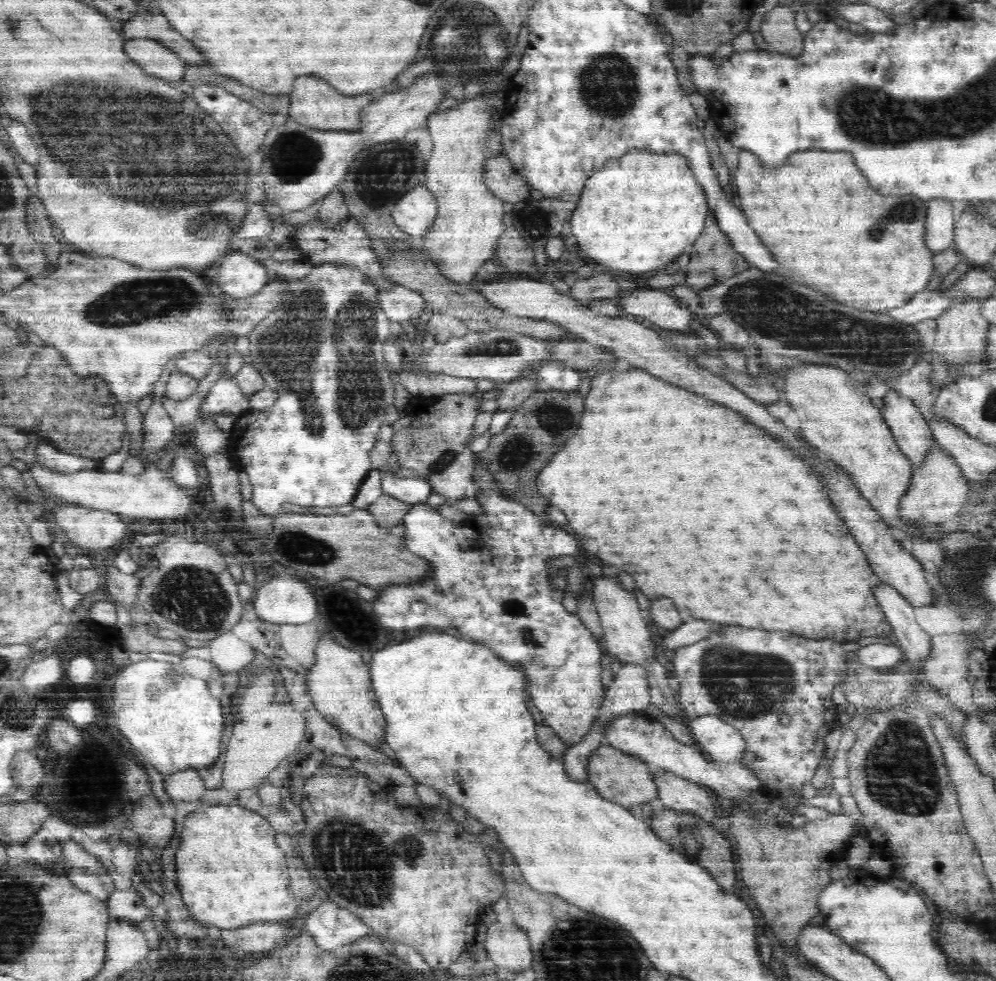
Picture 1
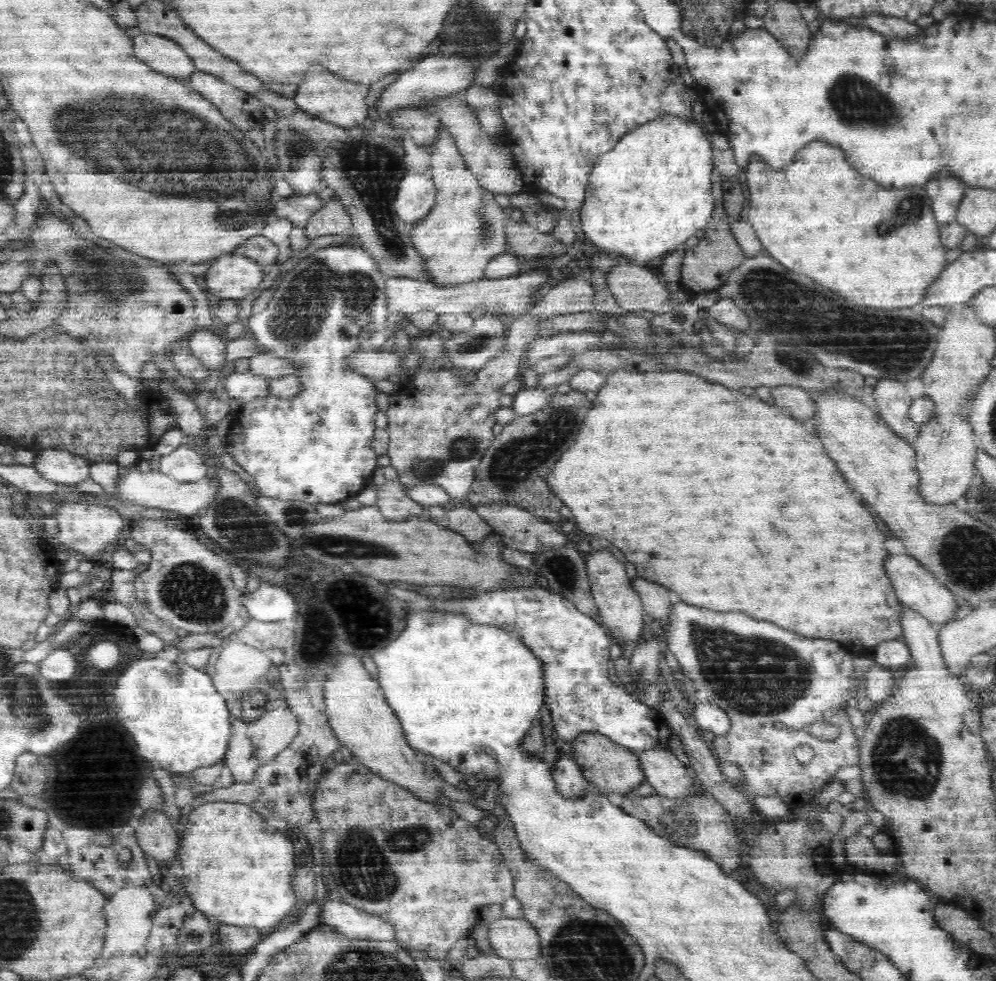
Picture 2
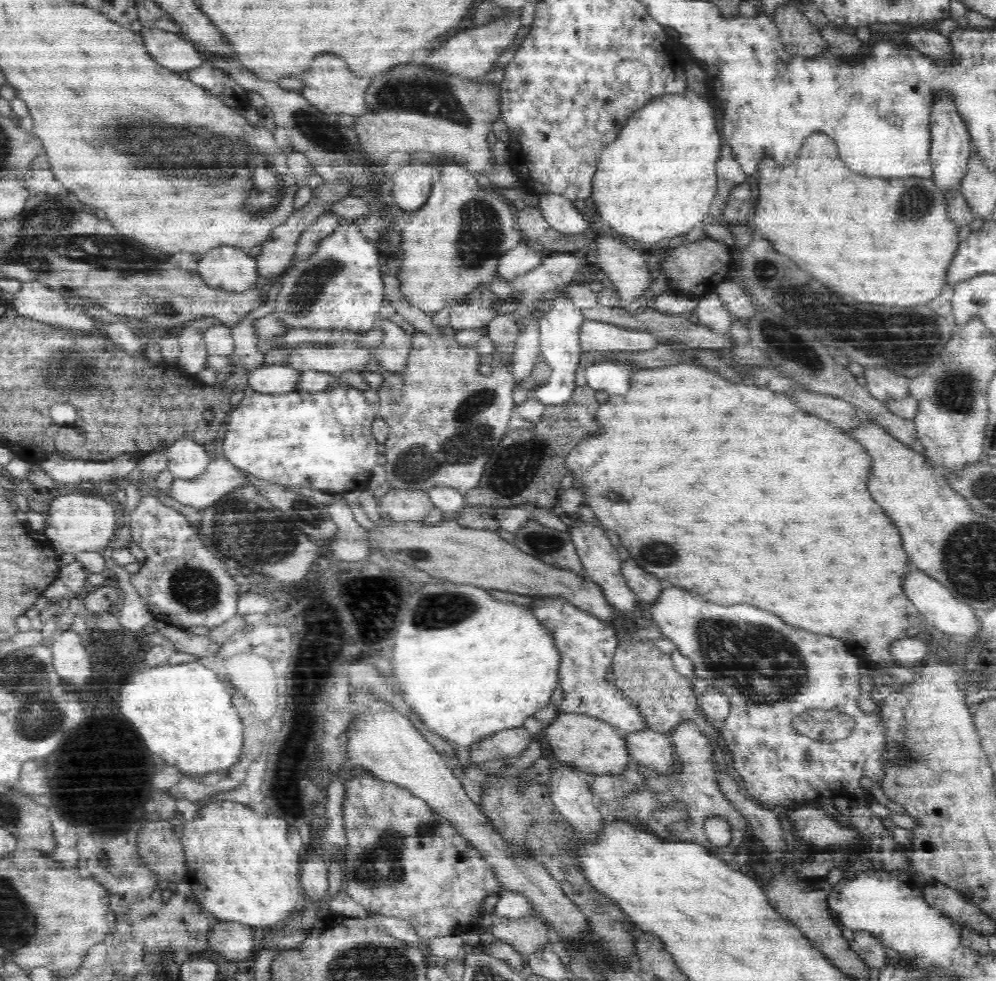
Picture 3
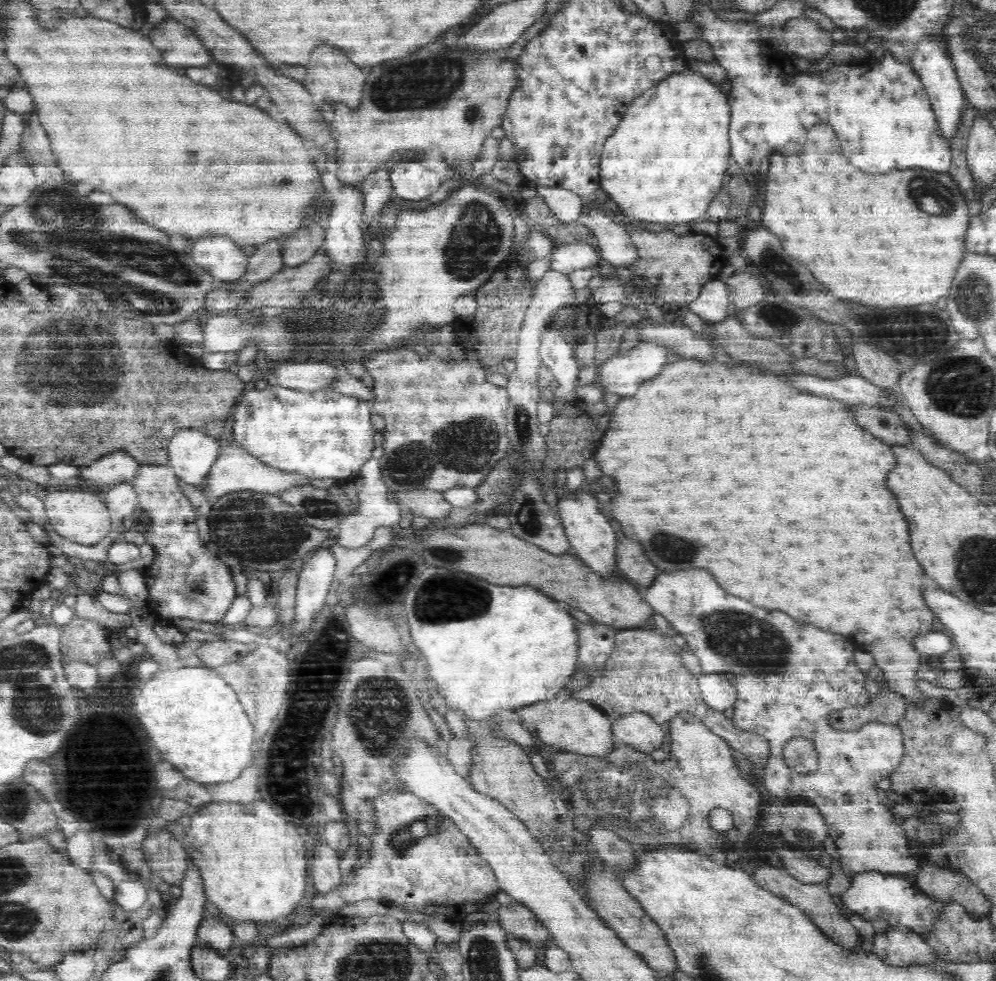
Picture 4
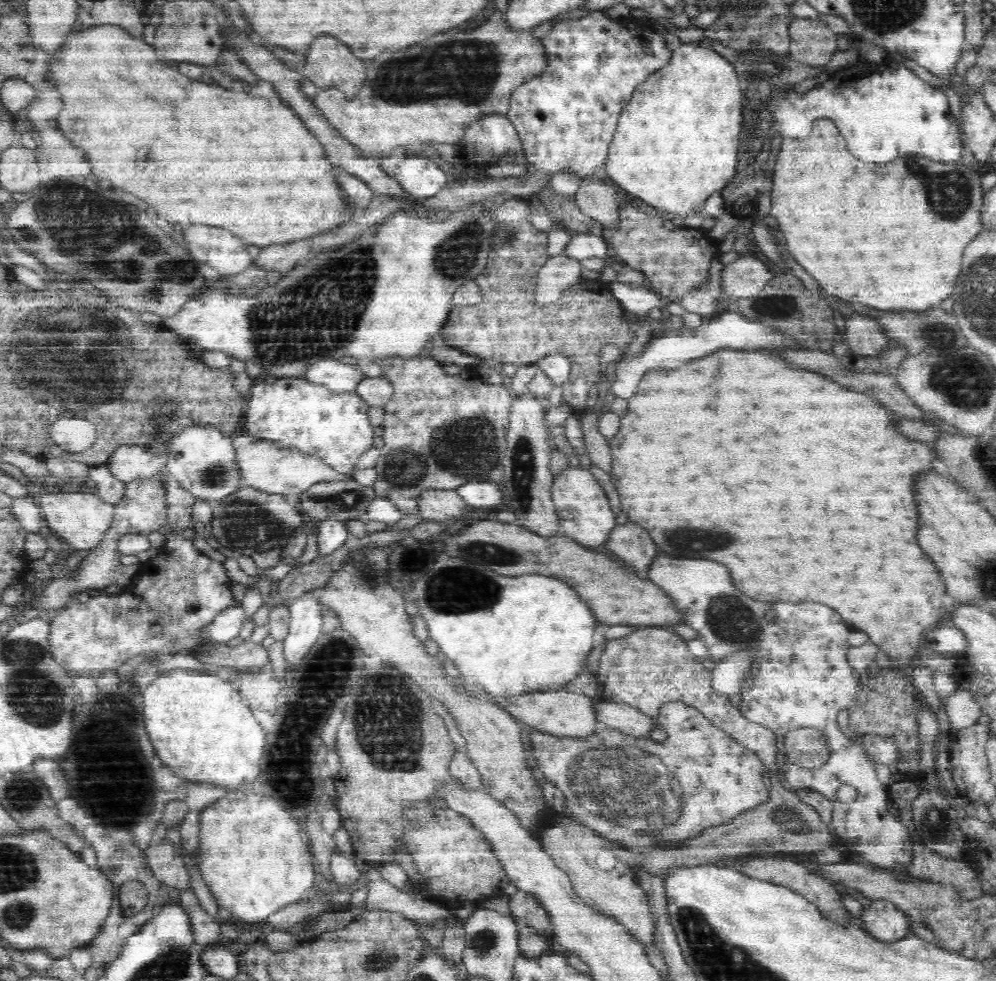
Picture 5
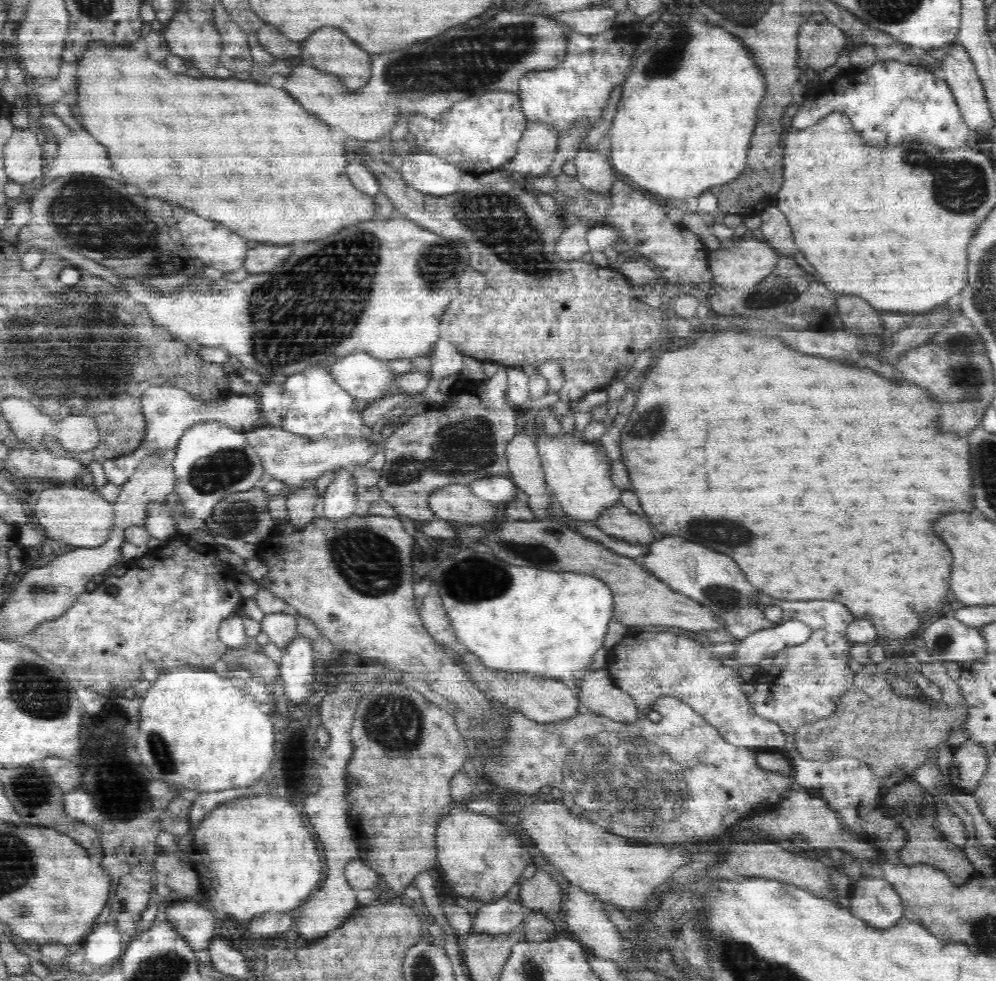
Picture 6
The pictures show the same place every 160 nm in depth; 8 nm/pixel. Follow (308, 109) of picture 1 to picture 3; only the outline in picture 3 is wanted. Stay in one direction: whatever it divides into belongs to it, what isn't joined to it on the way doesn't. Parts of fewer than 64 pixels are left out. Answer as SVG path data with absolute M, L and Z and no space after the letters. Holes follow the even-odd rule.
M318 54L310 66L308 72L304 72L304 90L300 93L304 98L321 110L324 114L349 114L350 116L362 114L366 110L364 94L368 88L368 82L364 78L356 78L354 72L348 68L348 64L334 54Z

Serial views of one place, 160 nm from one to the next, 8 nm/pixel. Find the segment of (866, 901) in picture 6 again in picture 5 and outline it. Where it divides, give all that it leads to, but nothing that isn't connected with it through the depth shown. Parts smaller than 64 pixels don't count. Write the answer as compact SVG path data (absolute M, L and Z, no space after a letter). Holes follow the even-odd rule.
M872 899L869 906L864 906L860 917L859 923L864 930L874 936L874 939L886 943L894 943L906 934L912 934L906 915L898 910L895 904L889 902L889 899Z

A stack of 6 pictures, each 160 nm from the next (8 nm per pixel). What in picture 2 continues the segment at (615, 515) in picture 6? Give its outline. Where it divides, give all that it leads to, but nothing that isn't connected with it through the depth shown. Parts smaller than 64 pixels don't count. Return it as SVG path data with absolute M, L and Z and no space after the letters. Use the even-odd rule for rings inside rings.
M640 578L631 584L641 598L647 619L654 620L658 618L658 620L666 621L667 612L670 611L672 594L664 586L658 586L658 584L640 580Z

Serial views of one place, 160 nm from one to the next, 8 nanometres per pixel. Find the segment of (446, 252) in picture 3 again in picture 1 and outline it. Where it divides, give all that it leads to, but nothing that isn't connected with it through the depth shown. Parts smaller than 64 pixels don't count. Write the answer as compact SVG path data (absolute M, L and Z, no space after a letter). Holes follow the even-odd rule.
M502 84L497 94L483 94L479 97L468 95L456 106L453 106L442 113L433 113L427 118L427 126L432 137L434 147L430 158L425 165L426 186L430 186L430 192L436 196L437 214L432 222L430 231L423 235L420 241L422 250L428 253L430 260L436 264L438 272L454 283L470 283L472 276L483 268L486 260L496 252L496 244L507 229L504 220L503 202L486 186L484 182L483 160L486 159L486 140L490 134L496 132L498 125L494 123L492 108L502 113L506 84Z

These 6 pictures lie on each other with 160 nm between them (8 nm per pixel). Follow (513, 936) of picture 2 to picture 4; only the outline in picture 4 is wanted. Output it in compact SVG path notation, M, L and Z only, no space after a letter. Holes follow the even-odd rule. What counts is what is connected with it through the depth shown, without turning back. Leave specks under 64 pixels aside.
M518 901L512 903L510 907L500 907L496 920L502 925L502 929L506 929L506 933L518 939L536 946L551 942L551 934L538 921L534 912Z

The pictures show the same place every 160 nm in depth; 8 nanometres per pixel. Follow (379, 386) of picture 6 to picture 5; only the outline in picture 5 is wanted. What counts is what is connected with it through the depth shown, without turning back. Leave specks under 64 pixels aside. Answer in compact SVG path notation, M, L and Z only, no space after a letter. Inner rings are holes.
M334 359L322 360L322 362L313 362L301 378L306 382L321 384L336 393L345 393L354 391L358 384L365 380L362 371L363 361L360 364L350 365Z

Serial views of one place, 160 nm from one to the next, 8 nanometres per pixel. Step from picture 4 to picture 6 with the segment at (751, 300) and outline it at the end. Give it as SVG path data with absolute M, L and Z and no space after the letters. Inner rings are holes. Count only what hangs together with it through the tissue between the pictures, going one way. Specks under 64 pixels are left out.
M752 237L752 240L734 242L730 248L710 252L707 260L714 282L723 289L748 289L774 272L779 256L766 242Z

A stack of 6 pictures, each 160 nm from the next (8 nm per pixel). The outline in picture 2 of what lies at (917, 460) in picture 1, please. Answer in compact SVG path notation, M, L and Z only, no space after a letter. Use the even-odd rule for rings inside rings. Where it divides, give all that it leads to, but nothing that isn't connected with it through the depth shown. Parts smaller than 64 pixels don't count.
M882 378L878 379L873 389L875 407L882 421L892 428L900 439L917 440L920 428L907 416L912 399L905 383L898 382L897 379Z

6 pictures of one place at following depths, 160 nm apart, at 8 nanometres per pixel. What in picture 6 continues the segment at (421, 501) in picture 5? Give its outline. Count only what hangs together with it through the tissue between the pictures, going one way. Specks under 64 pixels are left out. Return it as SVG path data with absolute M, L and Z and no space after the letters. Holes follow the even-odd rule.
M469 482L450 484L438 490L429 498L429 506L440 521L454 520L476 525L499 519L495 514L498 504L474 496Z

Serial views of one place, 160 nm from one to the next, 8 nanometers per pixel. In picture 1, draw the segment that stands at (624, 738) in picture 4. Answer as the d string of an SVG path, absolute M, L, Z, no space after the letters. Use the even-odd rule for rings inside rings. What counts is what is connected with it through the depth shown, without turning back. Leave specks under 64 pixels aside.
M656 771L653 781L665 807L676 811L692 811L710 822L714 820L715 808L708 788L690 782L673 771Z

